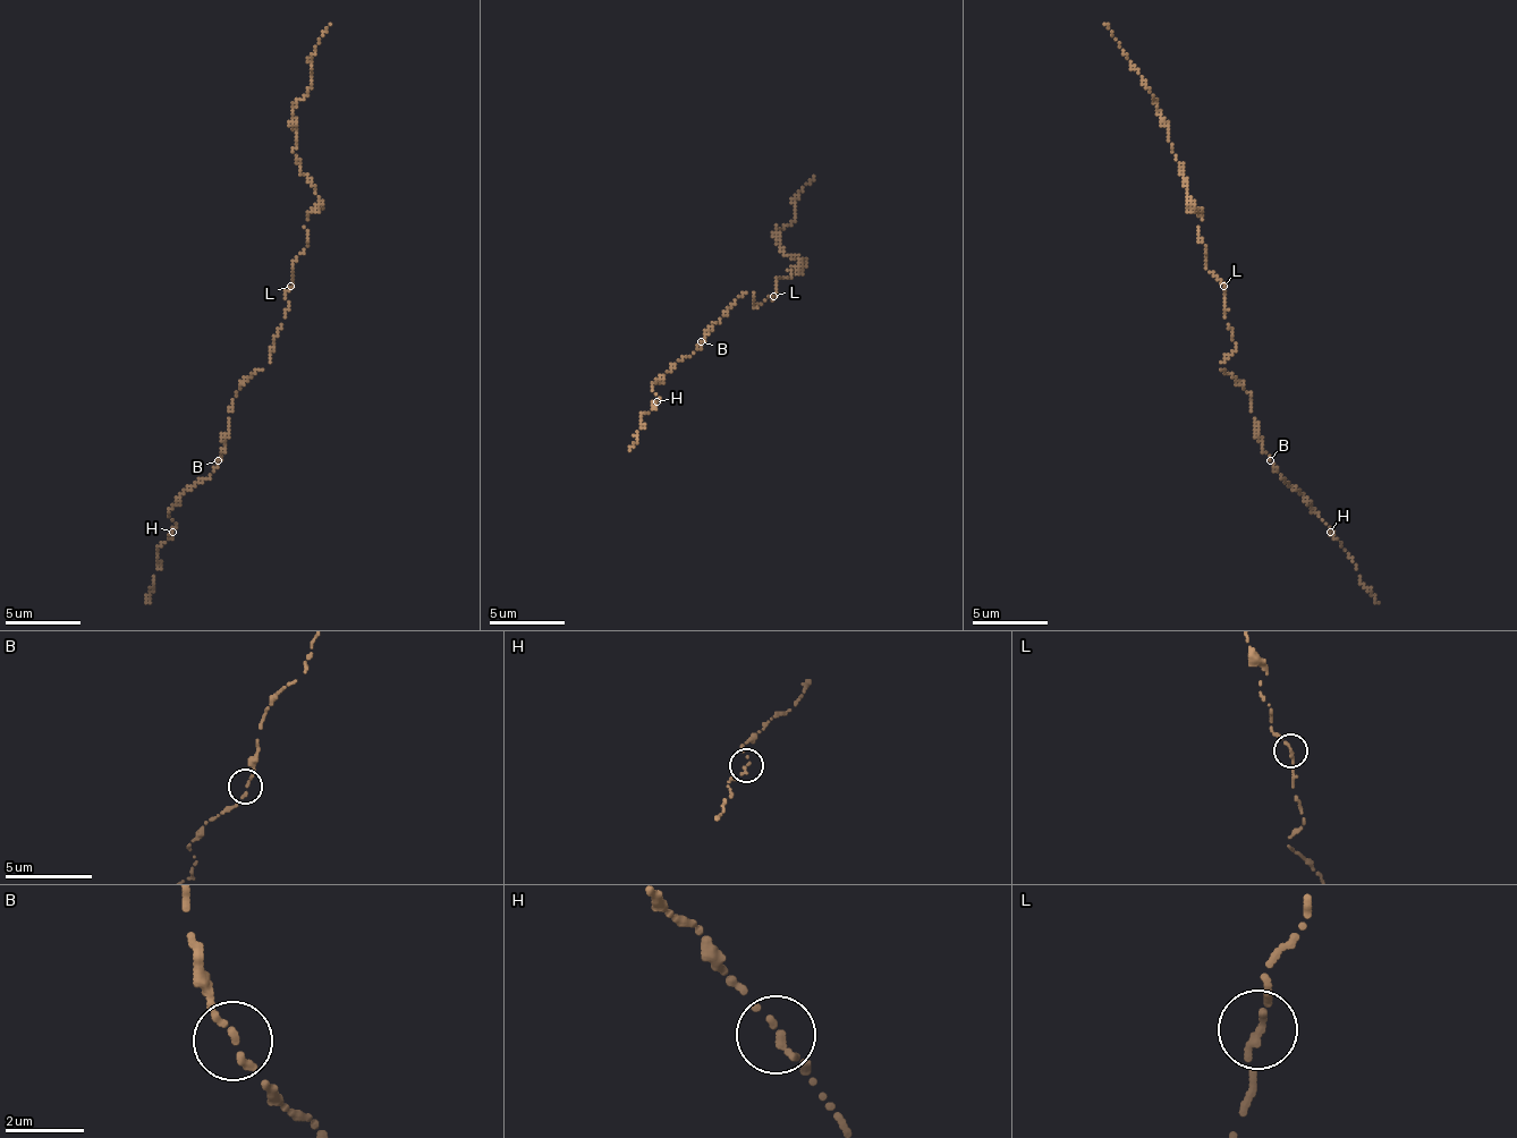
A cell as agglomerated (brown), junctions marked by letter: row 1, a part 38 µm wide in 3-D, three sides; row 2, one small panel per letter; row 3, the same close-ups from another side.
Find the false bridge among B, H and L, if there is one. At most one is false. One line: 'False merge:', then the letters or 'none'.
False merge: none

